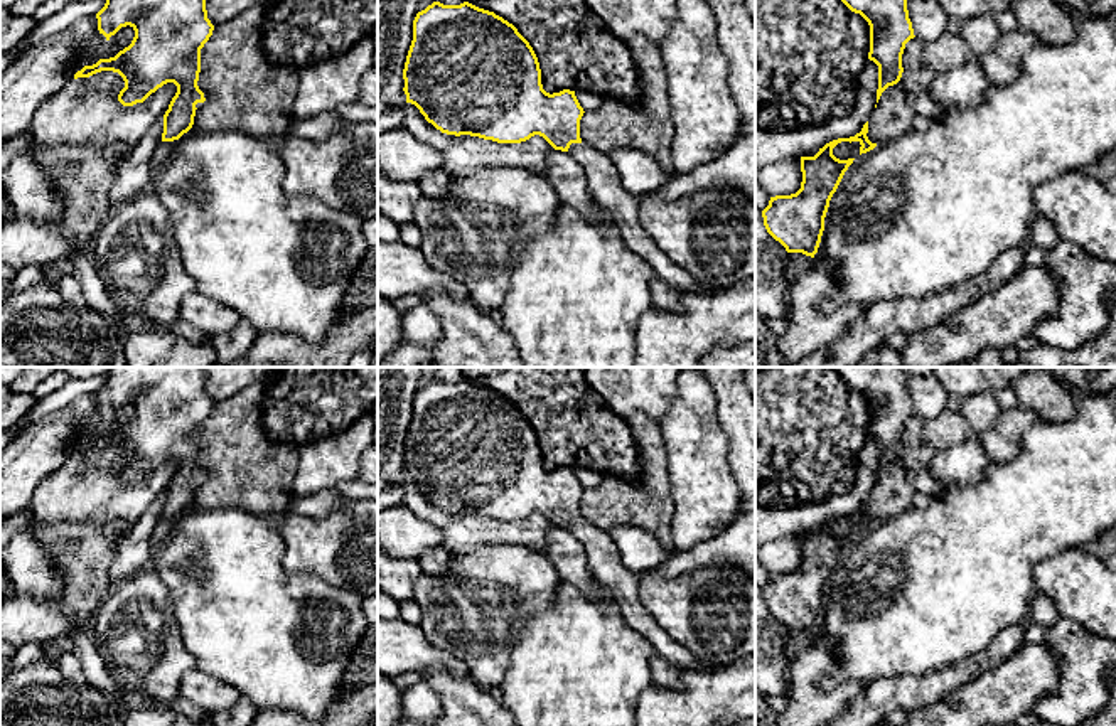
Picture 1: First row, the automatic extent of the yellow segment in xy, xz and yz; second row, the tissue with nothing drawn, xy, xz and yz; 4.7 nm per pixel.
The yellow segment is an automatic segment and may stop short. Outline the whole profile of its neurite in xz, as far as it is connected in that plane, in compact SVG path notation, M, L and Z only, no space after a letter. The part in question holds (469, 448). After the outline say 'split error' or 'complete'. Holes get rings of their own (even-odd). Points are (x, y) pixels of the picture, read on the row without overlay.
M433 379L413 398L413 418L403 456L406 480L415 482L425 497L442 510L470 512L497 520L521 520L539 512L555 527L568 529L585 547L593 578L609 590L624 622L646 637L656 654L681 672L720 669L693 657L646 611L639 600L641 573L622 563L607 531L585 522L580 515L580 497L585 488L575 468L563 467L550 472L543 467L538 435L512 401L469 379L460 382Z; split error

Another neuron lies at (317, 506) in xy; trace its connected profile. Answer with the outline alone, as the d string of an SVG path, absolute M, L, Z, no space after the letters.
M327 488L310 497L295 497L290 504L290 512L310 519L322 519L329 515L341 500L344 500L342 495Z

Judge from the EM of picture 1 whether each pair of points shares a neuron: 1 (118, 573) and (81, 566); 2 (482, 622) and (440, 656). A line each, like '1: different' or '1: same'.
1: different
2: different

